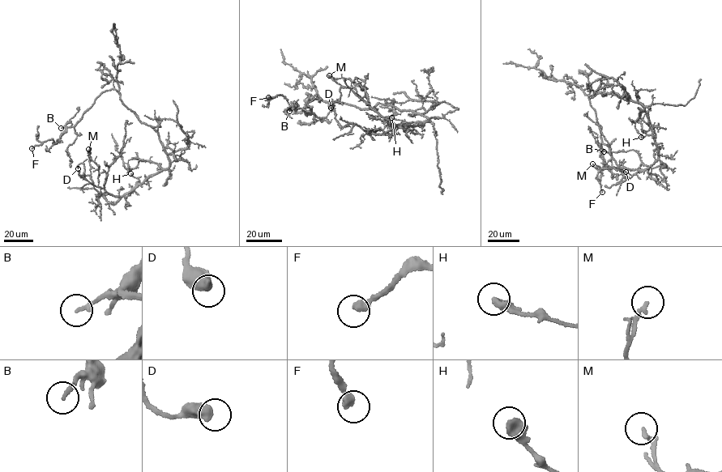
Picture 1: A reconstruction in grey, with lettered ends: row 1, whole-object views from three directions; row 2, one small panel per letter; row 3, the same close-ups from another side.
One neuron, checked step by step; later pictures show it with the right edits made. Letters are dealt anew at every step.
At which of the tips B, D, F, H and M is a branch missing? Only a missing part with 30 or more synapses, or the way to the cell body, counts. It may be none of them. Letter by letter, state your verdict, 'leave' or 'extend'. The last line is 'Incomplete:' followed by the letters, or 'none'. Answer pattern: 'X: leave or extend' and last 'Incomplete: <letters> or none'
B: leave
D: leave
F: leave
H: leave
M: leave
Incomplete: none

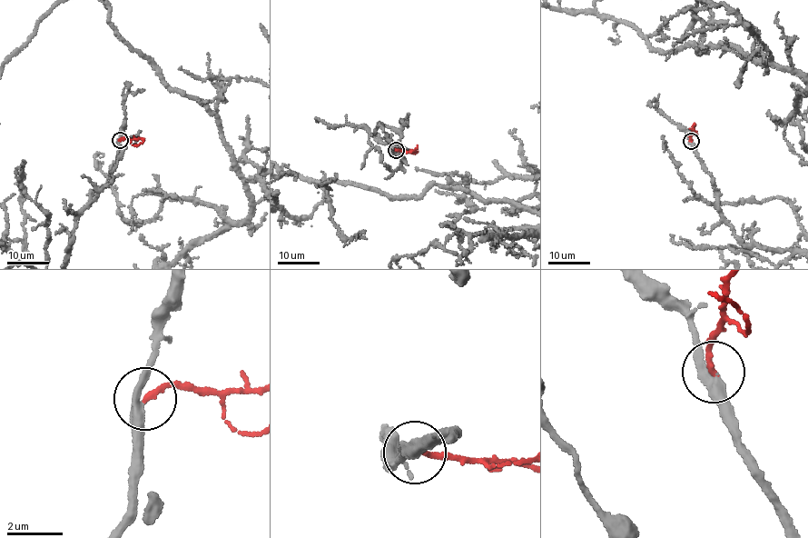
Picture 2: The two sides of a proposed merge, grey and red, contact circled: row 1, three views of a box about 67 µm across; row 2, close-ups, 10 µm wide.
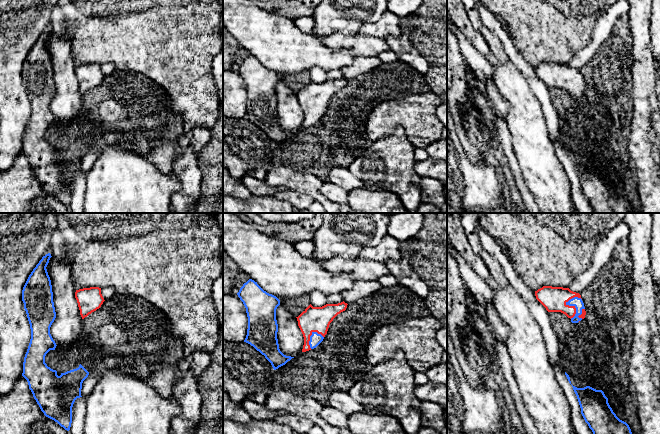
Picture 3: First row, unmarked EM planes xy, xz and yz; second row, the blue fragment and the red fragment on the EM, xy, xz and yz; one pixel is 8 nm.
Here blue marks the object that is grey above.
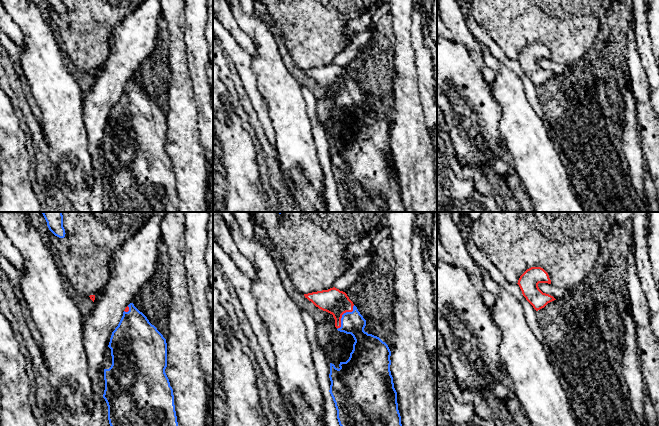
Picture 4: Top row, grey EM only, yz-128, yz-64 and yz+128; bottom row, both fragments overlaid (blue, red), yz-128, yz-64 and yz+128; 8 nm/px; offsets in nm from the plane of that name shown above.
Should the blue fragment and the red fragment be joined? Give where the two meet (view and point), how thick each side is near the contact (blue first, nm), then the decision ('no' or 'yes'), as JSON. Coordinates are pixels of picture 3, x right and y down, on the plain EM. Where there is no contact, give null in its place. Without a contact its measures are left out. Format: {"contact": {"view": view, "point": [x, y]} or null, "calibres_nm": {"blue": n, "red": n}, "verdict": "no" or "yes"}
{"contact": {"view": "yz", "point": [569, 81]}, "calibres_nm": {"blue": 80, "red": 200}, "verdict": "yes"}

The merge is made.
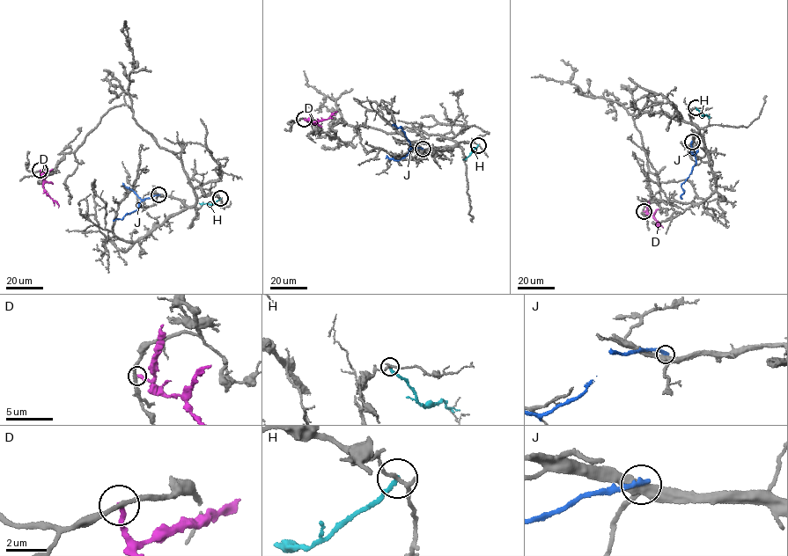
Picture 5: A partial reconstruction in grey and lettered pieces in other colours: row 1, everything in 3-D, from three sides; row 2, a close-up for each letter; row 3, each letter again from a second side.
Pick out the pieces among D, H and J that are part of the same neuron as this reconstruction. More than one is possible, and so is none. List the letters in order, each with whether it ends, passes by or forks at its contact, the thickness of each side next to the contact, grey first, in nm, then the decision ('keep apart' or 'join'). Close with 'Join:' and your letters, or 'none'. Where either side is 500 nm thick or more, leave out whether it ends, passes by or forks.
D: it ends there; 240 nm thick on the grey side, 260 nm on the other; keep apart
H: it ends there; 160 nm thick on the grey side, 200 nm on the other; keep apart
J: it ends there; 400 nm thick on the grey side, 320 nm on the other; keep apart
Join: none

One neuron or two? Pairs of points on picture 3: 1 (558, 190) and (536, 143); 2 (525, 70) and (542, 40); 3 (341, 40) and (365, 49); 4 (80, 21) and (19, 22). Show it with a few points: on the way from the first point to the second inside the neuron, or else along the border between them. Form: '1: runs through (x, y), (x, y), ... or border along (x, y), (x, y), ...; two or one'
1: runs through (546, 178), (536, 155); one
2: border along (515, 45), (522, 57), (534, 68); two
3: runs through (347, 42), (359, 44); one
4: border along (52, 10), (48, 28); two

